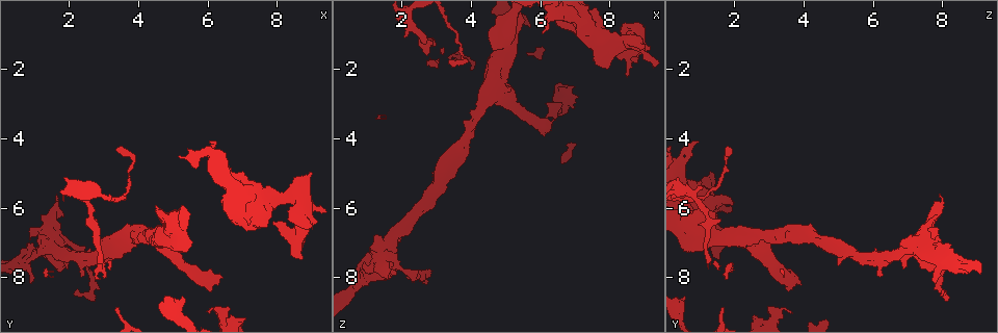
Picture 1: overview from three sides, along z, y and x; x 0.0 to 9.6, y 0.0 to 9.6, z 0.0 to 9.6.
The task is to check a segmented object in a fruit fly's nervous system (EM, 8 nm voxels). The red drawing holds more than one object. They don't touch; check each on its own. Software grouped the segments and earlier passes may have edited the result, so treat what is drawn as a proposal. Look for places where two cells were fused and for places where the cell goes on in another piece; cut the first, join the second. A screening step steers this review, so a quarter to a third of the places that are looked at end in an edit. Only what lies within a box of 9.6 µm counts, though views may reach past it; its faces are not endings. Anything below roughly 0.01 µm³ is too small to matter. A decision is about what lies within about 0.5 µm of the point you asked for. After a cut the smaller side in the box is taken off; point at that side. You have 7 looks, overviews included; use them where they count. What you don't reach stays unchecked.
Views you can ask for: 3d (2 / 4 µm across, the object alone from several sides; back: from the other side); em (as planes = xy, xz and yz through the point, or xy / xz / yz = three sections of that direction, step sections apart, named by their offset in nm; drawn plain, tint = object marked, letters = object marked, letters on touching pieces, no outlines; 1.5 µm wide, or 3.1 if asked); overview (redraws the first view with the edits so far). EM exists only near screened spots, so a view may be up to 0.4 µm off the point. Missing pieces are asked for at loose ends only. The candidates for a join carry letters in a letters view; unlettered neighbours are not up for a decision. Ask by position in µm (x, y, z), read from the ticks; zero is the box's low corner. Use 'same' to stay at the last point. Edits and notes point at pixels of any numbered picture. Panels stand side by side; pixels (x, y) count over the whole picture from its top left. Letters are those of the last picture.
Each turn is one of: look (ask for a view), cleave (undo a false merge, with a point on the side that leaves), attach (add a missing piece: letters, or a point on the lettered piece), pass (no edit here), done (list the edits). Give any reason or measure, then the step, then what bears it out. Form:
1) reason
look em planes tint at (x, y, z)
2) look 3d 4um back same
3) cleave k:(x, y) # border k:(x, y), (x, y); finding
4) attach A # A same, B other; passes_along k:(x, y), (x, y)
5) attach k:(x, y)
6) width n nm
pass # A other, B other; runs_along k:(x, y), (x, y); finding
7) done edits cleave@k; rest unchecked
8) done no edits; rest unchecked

end of a long branch
look 3d 2um at (2.85, 7.55, 1.25)

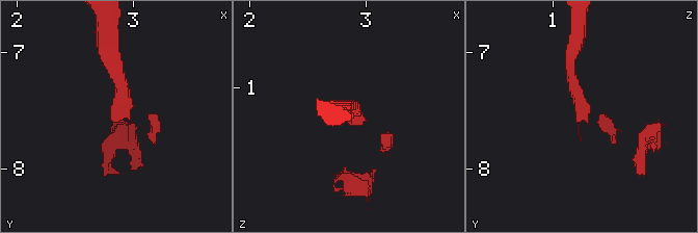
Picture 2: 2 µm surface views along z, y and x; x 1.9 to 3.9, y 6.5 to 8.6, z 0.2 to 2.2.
need the tissue
look em xy step 4 tint at (2.88, 7.62, 1.24)

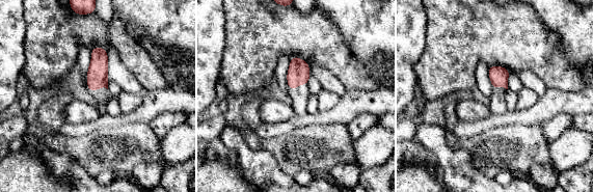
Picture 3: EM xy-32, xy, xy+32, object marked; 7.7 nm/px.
cut it another way
look em planes letters same

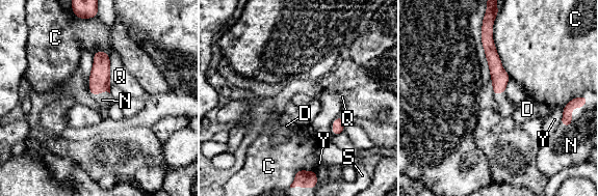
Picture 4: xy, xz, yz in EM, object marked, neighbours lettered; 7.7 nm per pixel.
attach N # C other, D other, N same, Q other, S other, Y other; it goes on there

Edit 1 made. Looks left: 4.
an open end
look 3d 2um back at (6.05, 9.05, 3.60)

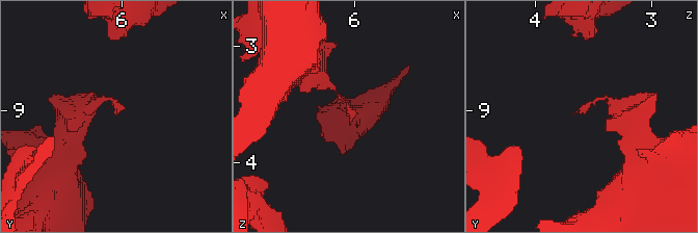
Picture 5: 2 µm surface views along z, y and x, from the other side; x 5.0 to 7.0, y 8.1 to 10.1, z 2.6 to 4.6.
look em planes plain at (6.02, 9.00, 3.62)

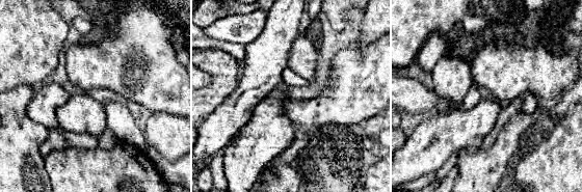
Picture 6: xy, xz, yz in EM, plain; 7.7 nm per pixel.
see the neighbours
look em planes letters same

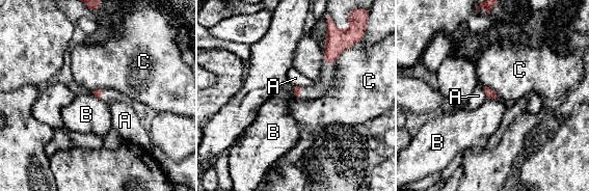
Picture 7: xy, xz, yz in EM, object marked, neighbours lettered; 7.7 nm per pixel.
pass # A other, B other, C other; border 7:(294, 86), (294, 94), (296, 97); no lettered piece goes on from it

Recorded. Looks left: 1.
done edits attach@4; rest unchecked

